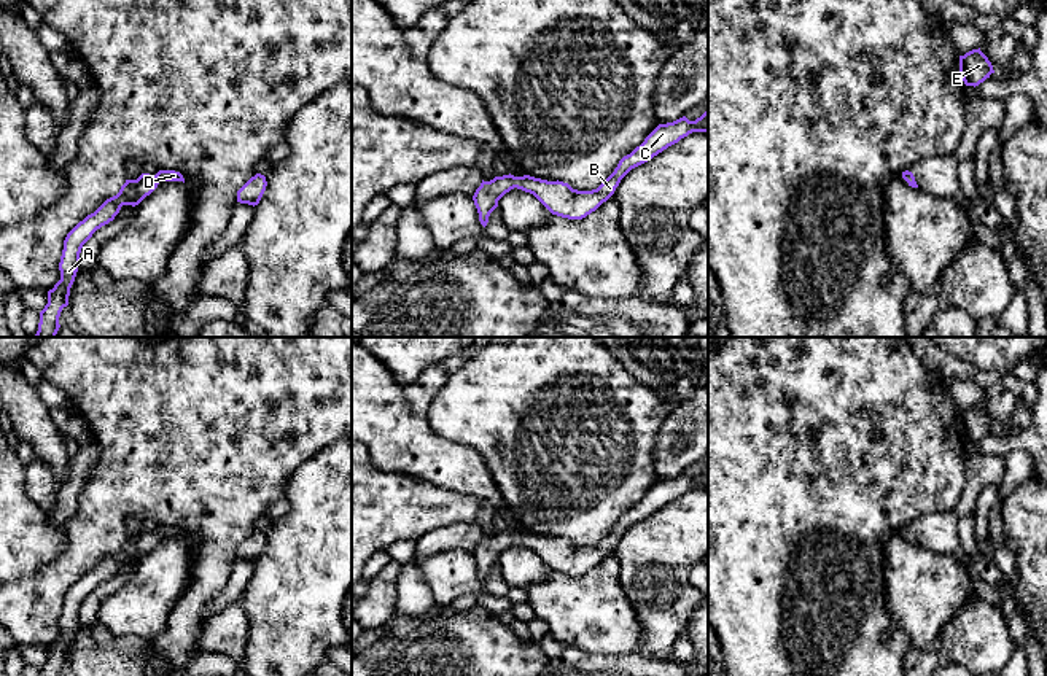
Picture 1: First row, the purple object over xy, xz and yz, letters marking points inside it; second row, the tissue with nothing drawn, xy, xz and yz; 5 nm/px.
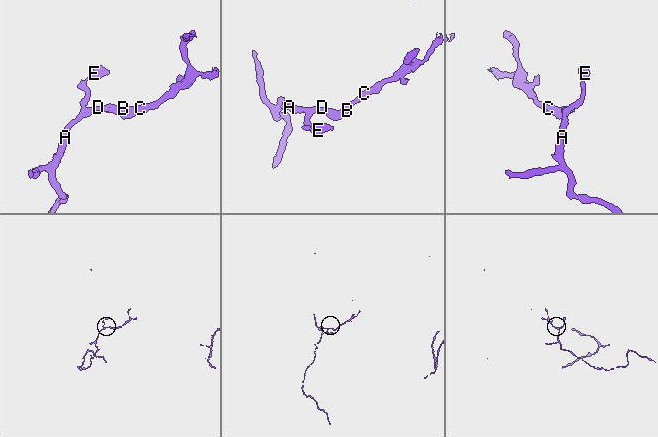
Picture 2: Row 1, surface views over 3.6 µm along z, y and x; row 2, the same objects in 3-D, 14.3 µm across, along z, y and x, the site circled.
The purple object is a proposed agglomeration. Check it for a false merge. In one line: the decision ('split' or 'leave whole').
leave whole

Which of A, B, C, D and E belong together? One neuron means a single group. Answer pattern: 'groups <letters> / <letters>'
groups A B C D E

